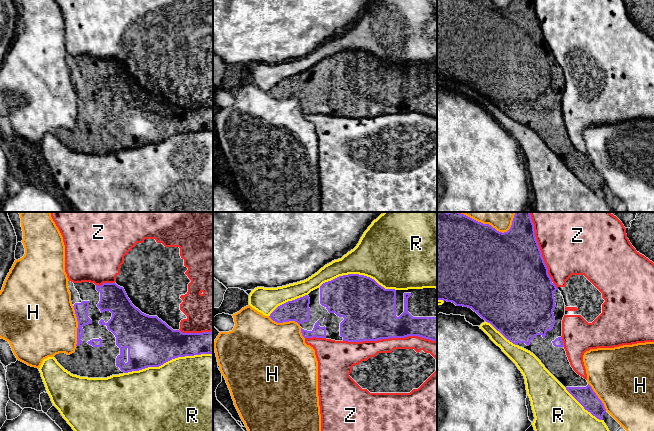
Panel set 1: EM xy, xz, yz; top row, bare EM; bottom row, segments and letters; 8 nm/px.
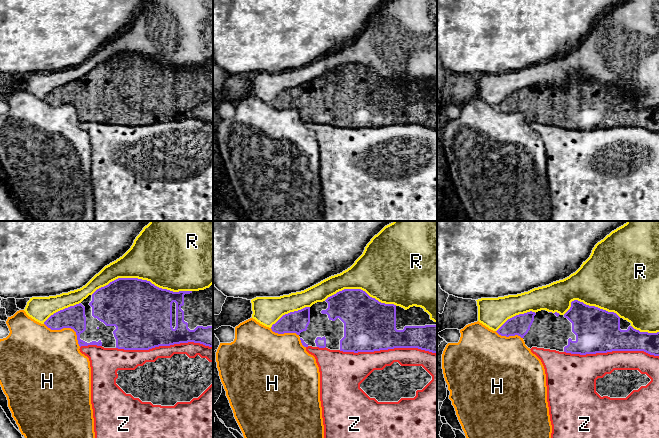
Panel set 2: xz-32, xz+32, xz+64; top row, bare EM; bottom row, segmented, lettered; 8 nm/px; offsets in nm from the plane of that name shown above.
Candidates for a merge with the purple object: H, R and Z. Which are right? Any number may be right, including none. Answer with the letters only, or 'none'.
none

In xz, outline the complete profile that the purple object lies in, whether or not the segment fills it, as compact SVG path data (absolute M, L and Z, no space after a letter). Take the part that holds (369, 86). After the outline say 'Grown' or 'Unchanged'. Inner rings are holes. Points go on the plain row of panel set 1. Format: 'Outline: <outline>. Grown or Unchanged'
Outline: M348 50L278 82L269 93L277 99L297 98L304 114L362 118L418 112L437 117L437 65L385 65L370 53Z. Grown

